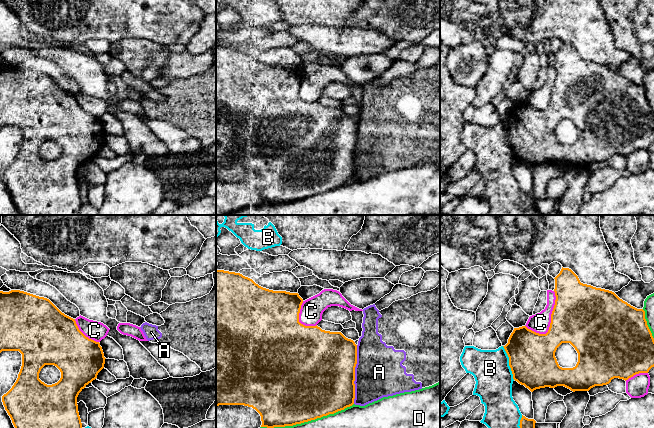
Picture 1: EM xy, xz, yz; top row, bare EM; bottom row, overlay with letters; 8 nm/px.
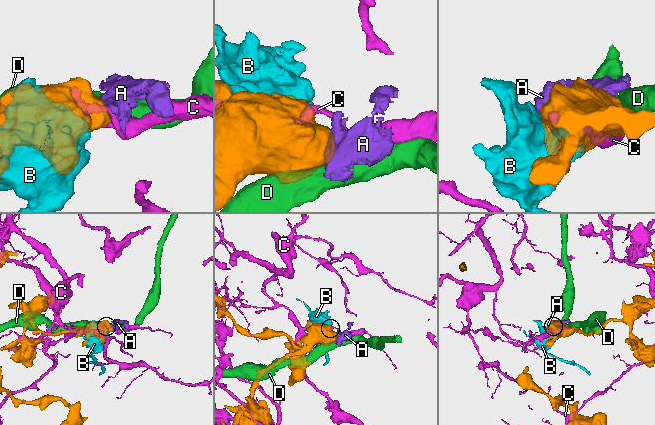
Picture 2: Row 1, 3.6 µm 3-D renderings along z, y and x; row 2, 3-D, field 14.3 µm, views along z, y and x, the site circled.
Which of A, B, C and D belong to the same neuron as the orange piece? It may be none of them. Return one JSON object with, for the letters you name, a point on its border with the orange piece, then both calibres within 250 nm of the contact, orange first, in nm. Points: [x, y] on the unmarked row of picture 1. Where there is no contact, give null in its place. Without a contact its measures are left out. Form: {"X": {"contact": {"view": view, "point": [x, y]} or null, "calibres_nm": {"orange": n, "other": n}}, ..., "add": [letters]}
{"add": []}

